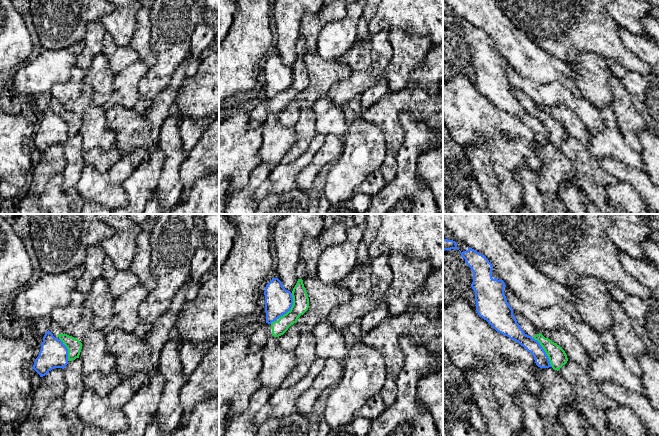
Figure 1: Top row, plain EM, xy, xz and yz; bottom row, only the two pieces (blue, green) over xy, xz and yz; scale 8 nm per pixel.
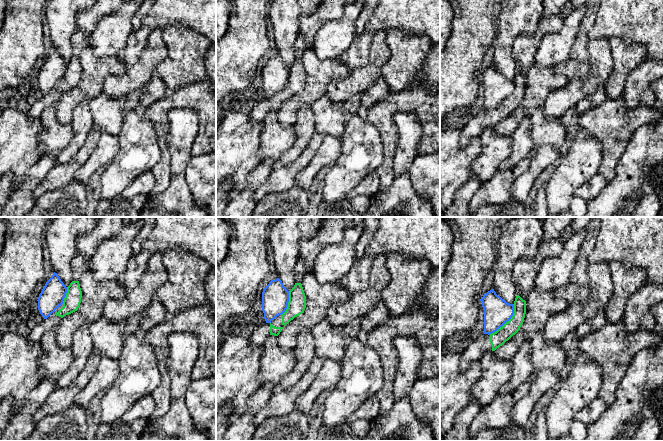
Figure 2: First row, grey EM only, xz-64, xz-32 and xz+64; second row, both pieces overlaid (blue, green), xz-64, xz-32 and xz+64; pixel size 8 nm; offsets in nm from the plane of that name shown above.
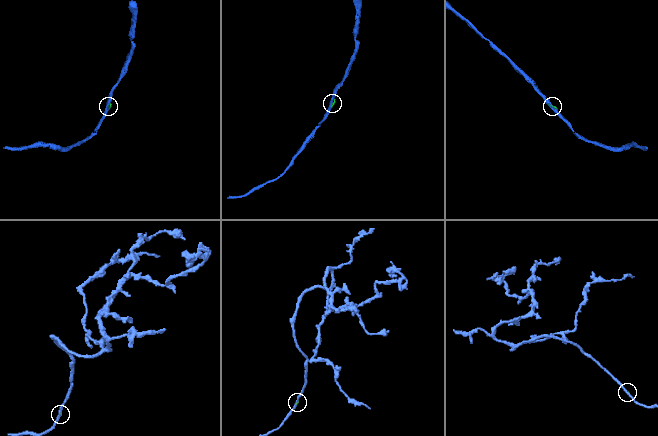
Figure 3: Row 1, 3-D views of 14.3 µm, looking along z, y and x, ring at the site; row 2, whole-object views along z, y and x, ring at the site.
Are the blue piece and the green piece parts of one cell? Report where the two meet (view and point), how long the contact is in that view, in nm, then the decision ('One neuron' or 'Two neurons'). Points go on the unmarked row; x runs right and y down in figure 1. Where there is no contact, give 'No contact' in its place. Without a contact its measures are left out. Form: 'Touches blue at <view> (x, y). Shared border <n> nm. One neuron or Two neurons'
Touches blue at yz (545, 128). Shared border 280 nm. Two neurons

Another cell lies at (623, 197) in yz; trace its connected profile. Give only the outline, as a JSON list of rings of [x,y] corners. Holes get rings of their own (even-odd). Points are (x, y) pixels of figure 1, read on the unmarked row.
[[[620,180],[608,185],[606,192],[609,203],[615,208],[614,214],[649,214],[647,202],[630,184]]]

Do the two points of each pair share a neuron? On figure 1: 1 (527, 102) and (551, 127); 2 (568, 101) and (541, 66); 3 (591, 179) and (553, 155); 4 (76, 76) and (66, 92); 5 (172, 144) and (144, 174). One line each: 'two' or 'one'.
1: one
2: two
3: two
4: one
5: two

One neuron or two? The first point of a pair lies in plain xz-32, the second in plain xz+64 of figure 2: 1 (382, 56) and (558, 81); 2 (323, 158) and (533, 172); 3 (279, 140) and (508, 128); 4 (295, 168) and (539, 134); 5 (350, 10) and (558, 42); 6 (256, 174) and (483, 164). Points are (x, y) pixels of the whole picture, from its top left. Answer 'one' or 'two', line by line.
1: two
2: one
3: two
4: two
5: one
6: two

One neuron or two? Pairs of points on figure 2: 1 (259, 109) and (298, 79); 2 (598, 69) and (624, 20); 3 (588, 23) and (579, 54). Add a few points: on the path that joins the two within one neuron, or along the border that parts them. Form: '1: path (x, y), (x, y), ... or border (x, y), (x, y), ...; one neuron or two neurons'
1: path (269, 104), (273, 104), (289, 89); one neuron
2: border (608, 39), (591, 39), (589, 41); two neurons
3: path (583, 31), (579, 46); one neuron

